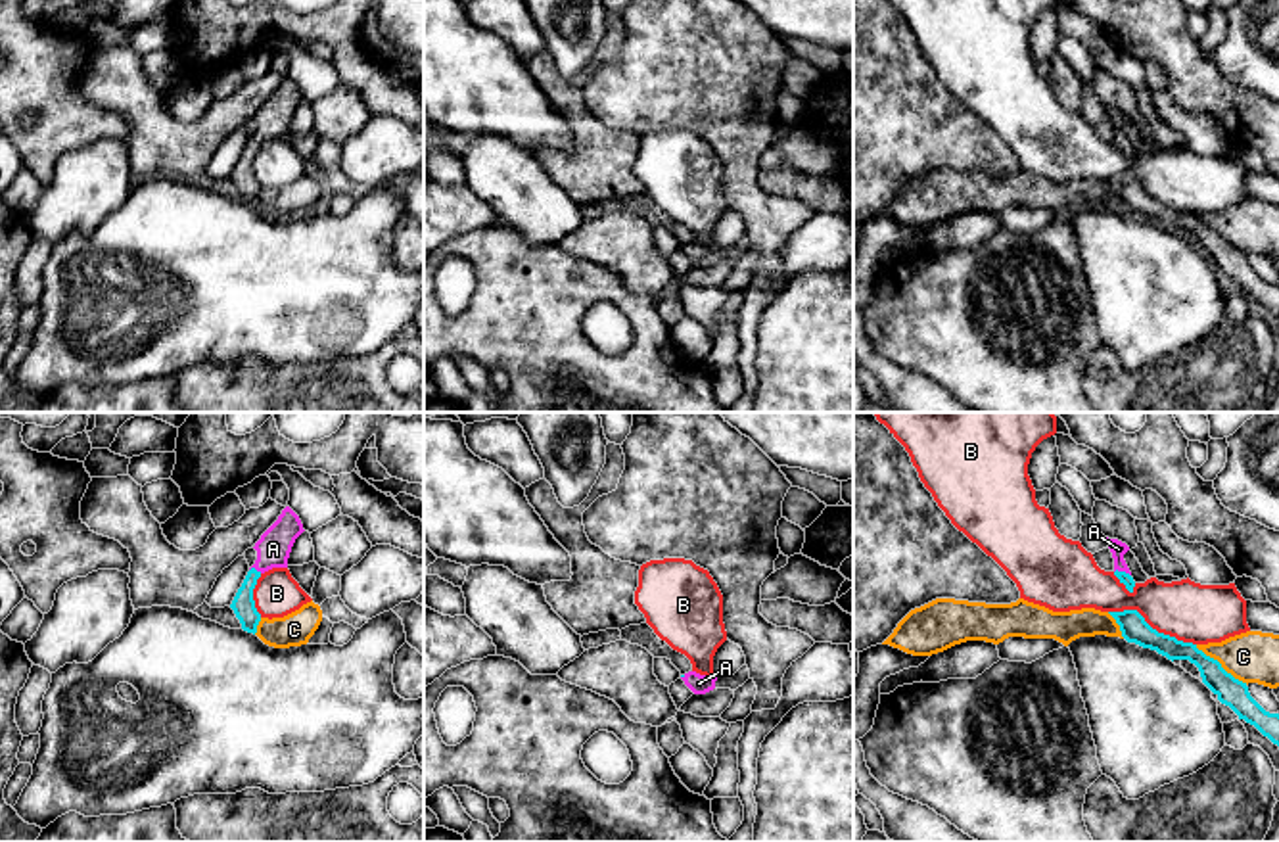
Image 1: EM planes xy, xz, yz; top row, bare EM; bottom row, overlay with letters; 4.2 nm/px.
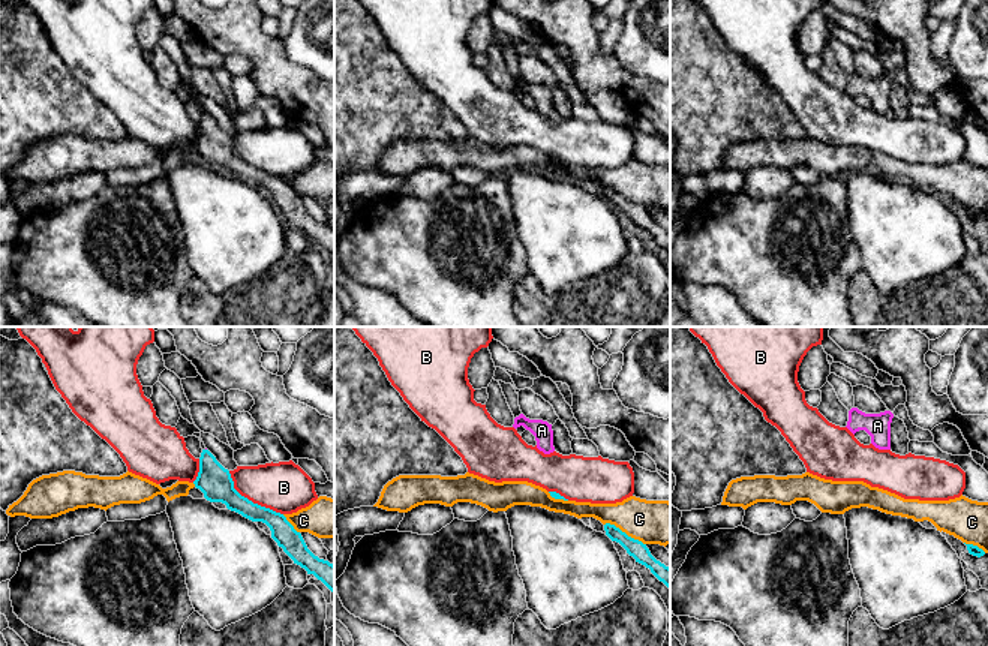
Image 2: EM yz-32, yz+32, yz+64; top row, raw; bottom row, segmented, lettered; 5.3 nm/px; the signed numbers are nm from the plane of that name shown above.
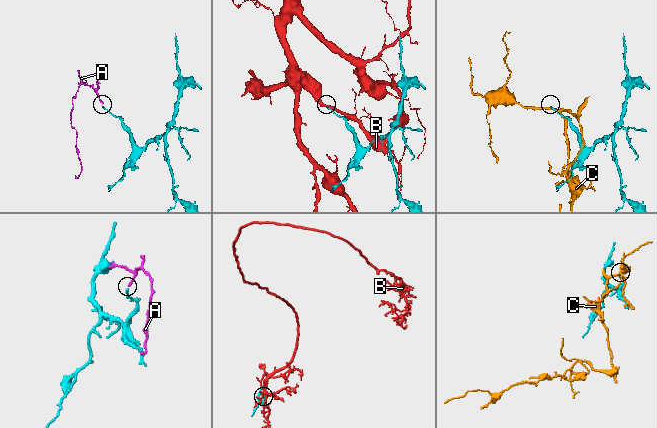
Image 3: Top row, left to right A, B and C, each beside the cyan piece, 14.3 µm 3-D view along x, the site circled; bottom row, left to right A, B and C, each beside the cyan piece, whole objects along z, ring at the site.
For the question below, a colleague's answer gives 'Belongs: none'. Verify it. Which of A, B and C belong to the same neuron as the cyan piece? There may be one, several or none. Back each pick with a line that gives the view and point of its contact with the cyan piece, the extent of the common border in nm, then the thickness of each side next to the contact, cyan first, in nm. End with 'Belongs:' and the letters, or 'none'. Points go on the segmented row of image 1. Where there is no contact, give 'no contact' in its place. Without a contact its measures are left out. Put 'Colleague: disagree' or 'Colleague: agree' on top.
Colleague: disagree
A: contact yz (1122, 572); length 80 nm; calibres 50 and 70 nm
Belongs: A

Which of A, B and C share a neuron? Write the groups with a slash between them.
A / B / C

